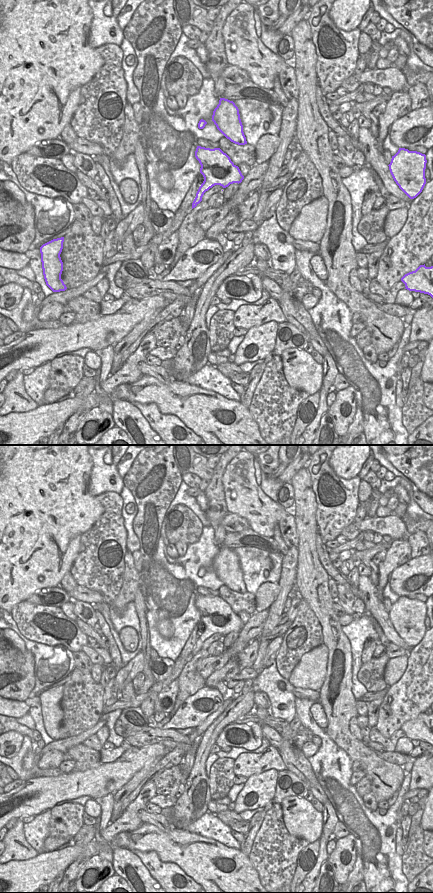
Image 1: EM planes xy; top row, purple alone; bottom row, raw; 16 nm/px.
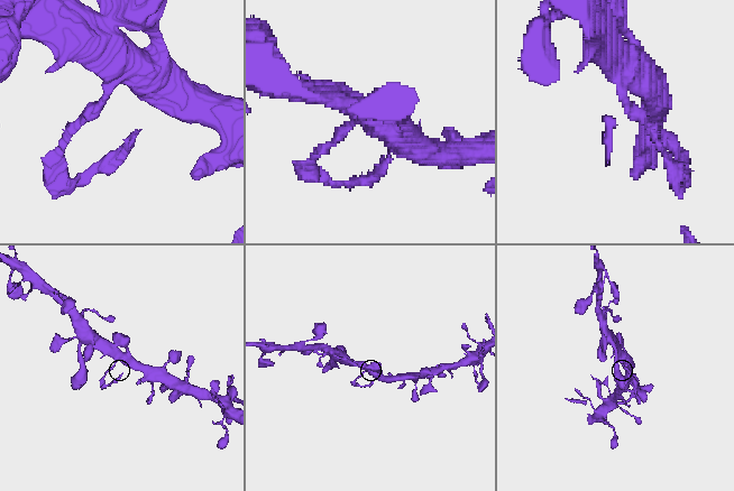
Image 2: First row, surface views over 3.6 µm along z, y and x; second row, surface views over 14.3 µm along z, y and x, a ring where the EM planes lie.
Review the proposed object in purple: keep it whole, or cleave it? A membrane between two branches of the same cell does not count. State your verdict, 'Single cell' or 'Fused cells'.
Fused cells

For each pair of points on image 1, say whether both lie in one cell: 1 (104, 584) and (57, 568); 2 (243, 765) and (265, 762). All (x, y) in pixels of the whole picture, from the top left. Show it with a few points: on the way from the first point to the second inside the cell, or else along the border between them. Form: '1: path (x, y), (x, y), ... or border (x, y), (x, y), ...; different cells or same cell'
1: border (83, 551), (75, 559), (69, 571); different cells
2: path (248, 764), (260, 762); same cell

